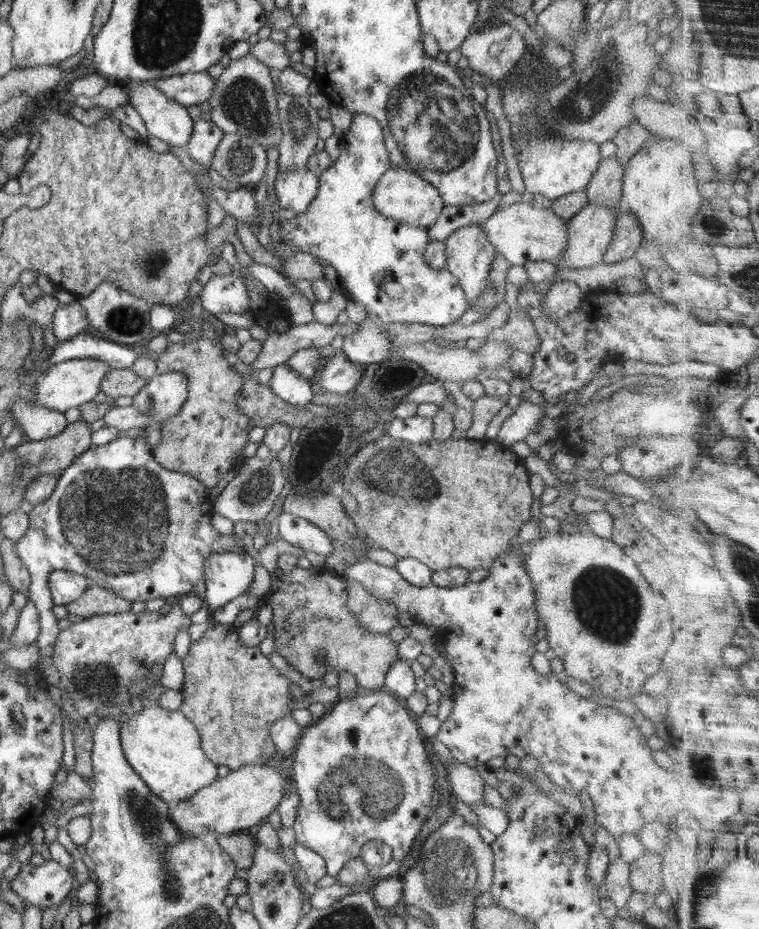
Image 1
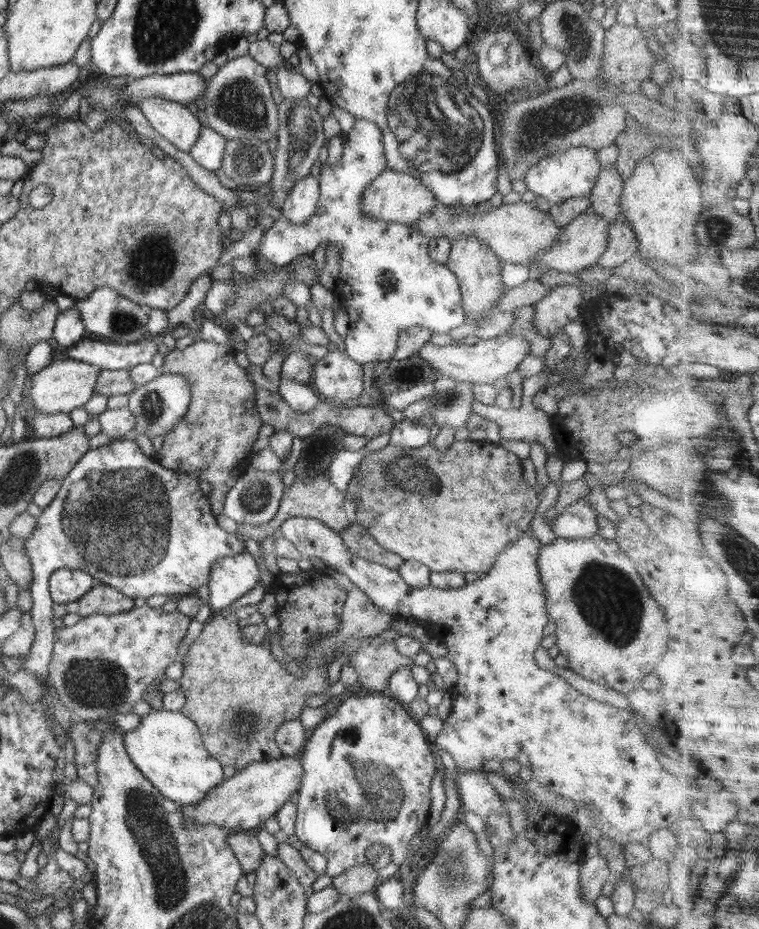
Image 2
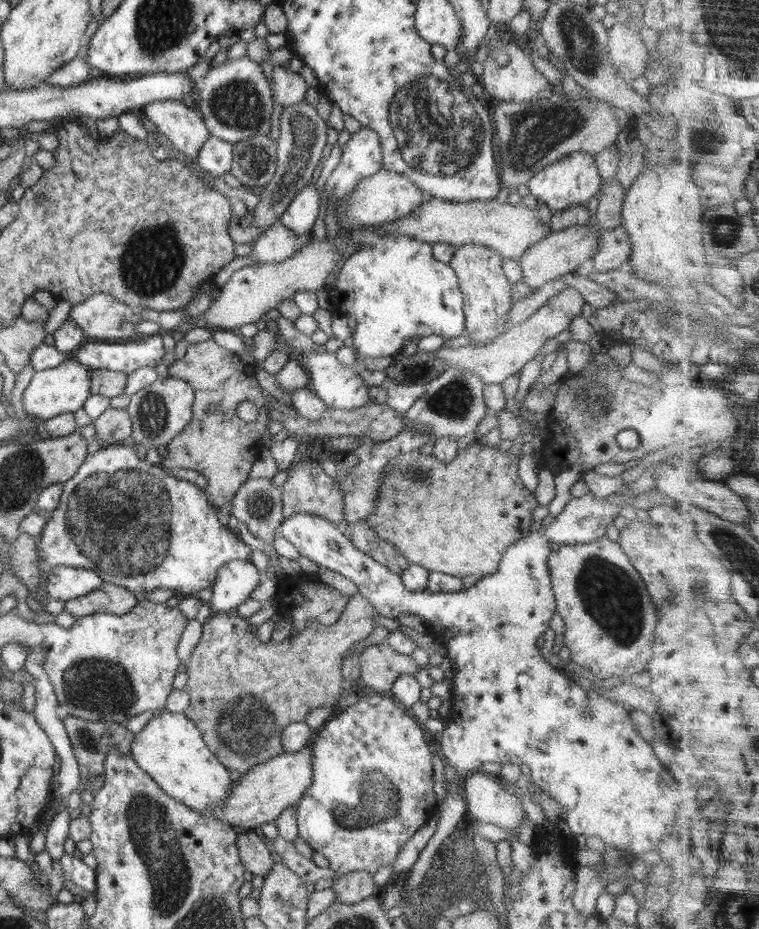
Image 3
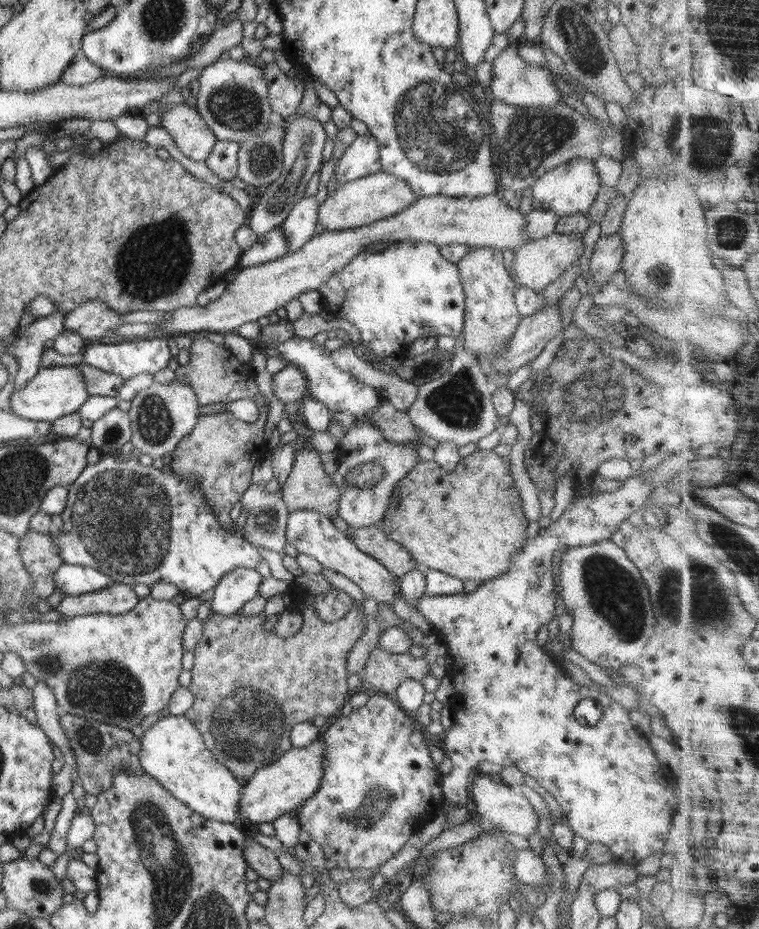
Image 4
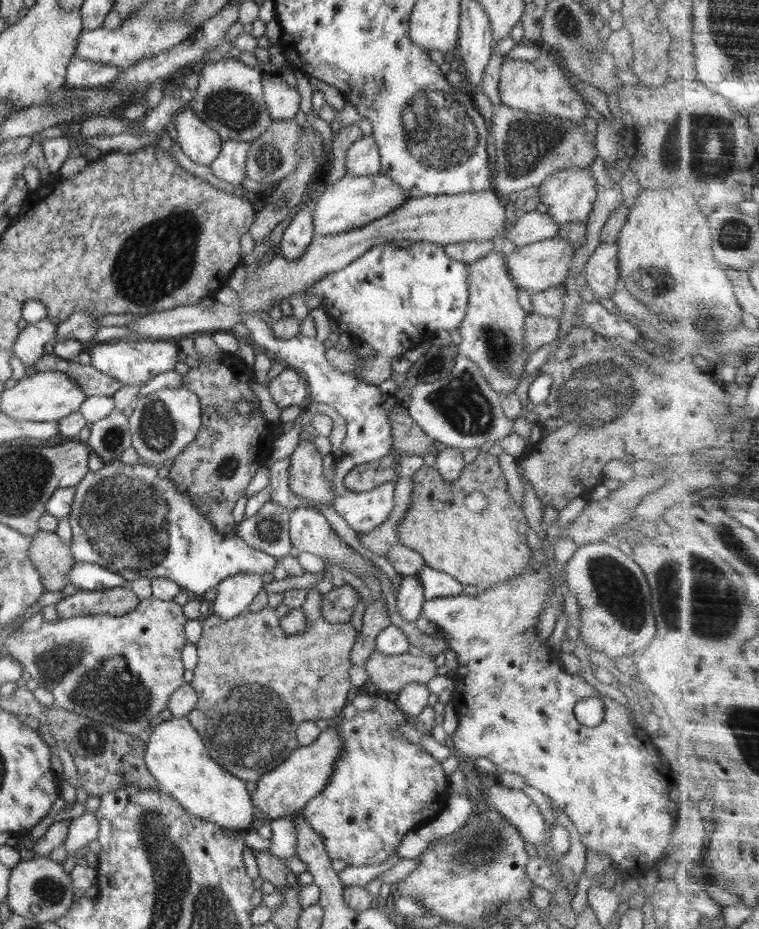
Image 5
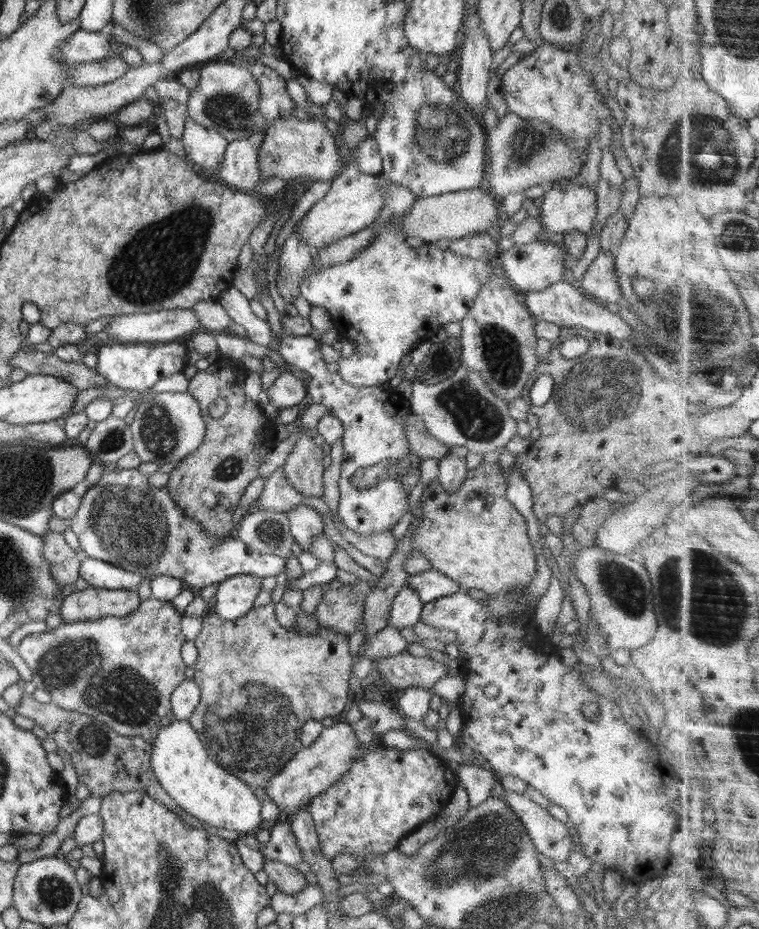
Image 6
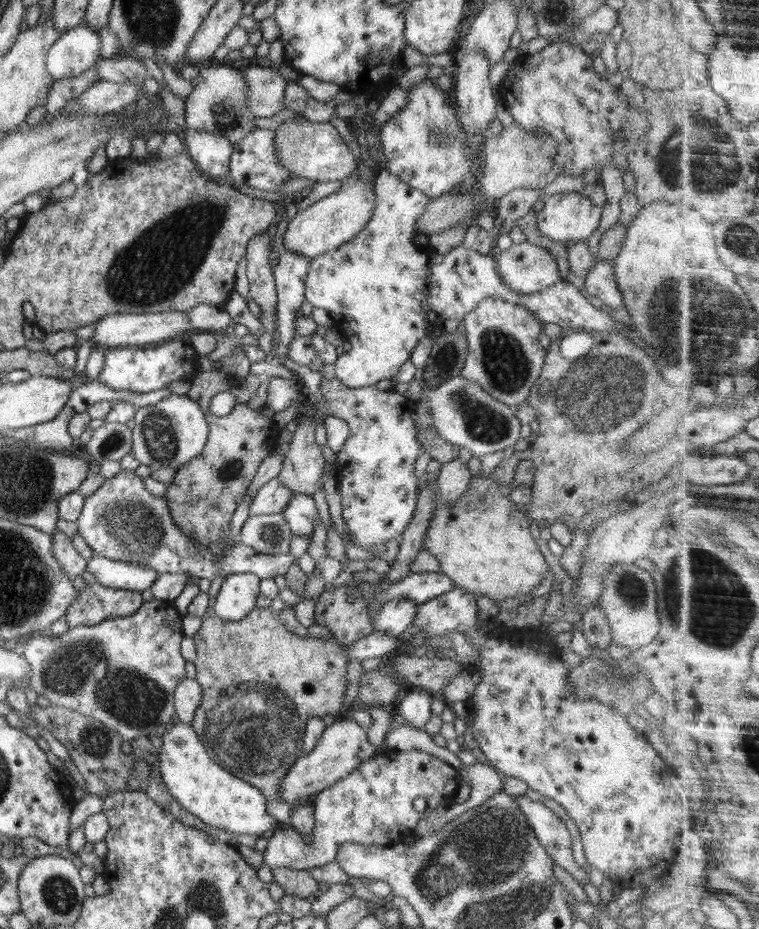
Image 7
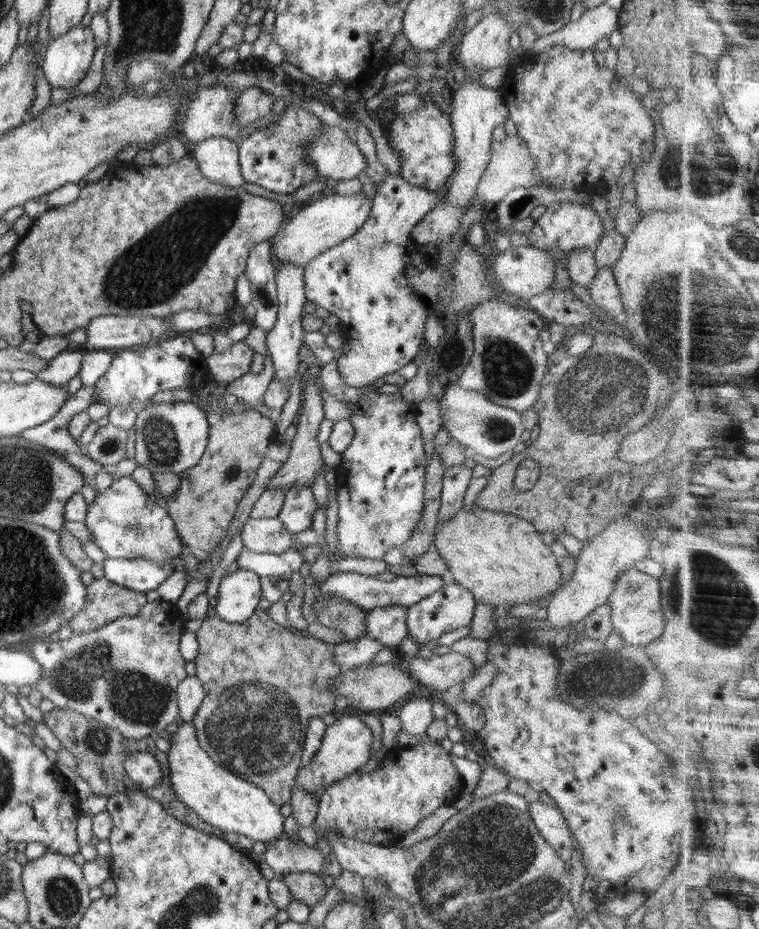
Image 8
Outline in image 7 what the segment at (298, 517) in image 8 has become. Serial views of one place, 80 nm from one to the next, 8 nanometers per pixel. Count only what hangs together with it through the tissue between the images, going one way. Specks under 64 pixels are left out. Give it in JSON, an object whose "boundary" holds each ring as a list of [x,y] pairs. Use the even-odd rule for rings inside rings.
{"boundary":[[[293,493],[292,500],[289,500],[282,516],[289,524],[293,535],[311,536],[319,520],[313,495]]]}

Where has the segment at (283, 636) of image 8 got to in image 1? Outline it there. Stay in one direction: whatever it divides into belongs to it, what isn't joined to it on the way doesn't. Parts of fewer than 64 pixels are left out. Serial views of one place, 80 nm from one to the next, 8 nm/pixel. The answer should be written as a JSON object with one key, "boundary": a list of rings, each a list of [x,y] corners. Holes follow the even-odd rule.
{"boundary":[[[347,581],[347,609],[366,629],[381,635],[398,626],[399,610],[392,603],[376,598],[358,581]],[[210,621],[200,640],[192,640],[188,654],[182,662],[183,704],[179,711],[198,730],[204,755],[216,767],[226,766],[230,771],[248,765],[266,765],[278,751],[270,737],[272,724],[284,716],[292,716],[291,702],[294,699],[288,691],[288,686],[292,683],[290,679],[272,666],[269,657],[263,655],[258,646],[244,646],[240,643],[237,629],[232,624],[213,621]]]}

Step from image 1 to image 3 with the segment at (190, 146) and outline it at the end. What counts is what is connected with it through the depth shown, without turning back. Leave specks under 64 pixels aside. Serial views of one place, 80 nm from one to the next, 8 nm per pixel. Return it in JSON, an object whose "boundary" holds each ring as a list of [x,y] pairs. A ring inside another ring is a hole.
{"boundary":[[[210,134],[202,145],[196,161],[207,173],[214,177],[222,177],[230,170],[233,148],[231,140],[220,140]]]}

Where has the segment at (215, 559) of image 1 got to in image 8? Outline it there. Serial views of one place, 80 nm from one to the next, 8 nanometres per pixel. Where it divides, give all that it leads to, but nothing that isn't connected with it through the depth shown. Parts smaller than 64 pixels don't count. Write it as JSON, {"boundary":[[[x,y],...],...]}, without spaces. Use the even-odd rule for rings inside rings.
{"boundary":[[[240,568],[221,579],[215,616],[229,623],[243,623],[254,614],[263,598],[261,577],[252,570]]]}

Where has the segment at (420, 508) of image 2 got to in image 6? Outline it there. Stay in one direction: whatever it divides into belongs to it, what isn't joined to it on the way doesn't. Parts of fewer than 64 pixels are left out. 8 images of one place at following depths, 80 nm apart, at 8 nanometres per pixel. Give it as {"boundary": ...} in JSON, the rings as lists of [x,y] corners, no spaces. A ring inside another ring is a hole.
{"boundary":[[[483,461],[473,470],[454,492],[446,492],[437,478],[431,481],[420,496],[422,517],[411,536],[414,550],[421,552],[434,569],[457,582],[462,590],[477,588],[488,596],[504,591],[518,591],[528,586],[536,572],[536,553],[527,533],[524,516],[506,498],[507,480],[499,463]]]}

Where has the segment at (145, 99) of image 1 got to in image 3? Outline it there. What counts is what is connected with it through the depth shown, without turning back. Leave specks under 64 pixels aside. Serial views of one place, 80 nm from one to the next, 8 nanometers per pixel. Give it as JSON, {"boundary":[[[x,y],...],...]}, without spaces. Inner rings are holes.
{"boundary":[[[165,100],[149,102],[142,112],[177,151],[197,160],[210,135],[197,107],[188,107],[181,100]]]}

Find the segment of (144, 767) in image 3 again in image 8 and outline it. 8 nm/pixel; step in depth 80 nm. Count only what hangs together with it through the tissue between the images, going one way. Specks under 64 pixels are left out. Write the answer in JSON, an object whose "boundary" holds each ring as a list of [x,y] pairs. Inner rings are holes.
{"boundary":[[[192,723],[173,728],[169,742],[172,747],[167,752],[167,759],[172,789],[183,804],[204,822],[223,832],[234,832],[262,844],[272,843],[285,835],[285,818],[280,815],[279,806],[266,796],[262,788],[241,780],[232,771],[215,764],[200,748]]]}

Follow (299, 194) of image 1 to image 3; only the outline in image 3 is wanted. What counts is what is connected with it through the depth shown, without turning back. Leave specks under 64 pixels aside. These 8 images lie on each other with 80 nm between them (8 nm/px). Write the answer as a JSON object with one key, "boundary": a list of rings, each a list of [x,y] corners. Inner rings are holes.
{"boundary":[[[306,185],[294,197],[286,208],[280,223],[296,238],[302,238],[312,232],[313,226],[320,214],[320,195],[314,185]]]}

